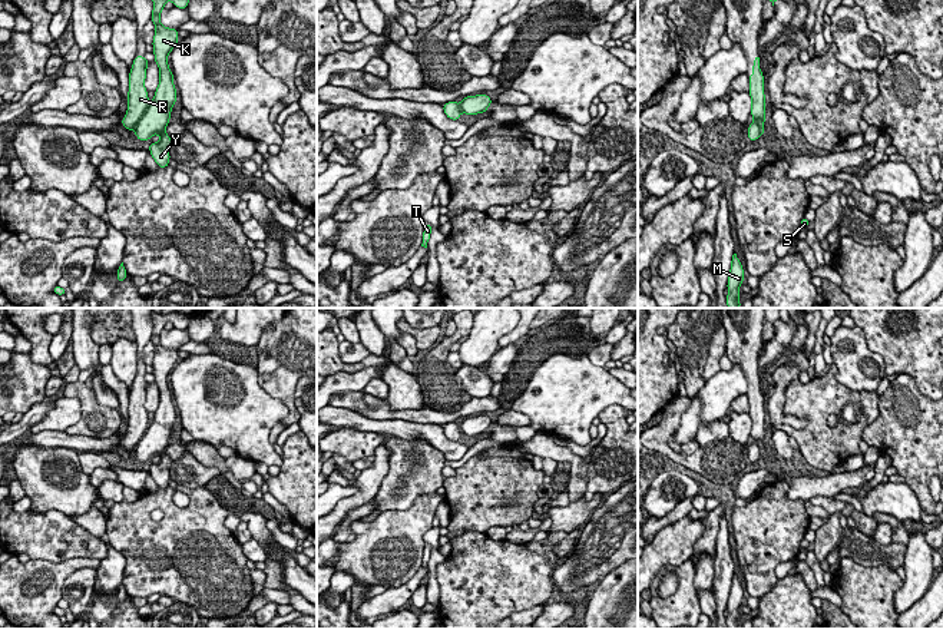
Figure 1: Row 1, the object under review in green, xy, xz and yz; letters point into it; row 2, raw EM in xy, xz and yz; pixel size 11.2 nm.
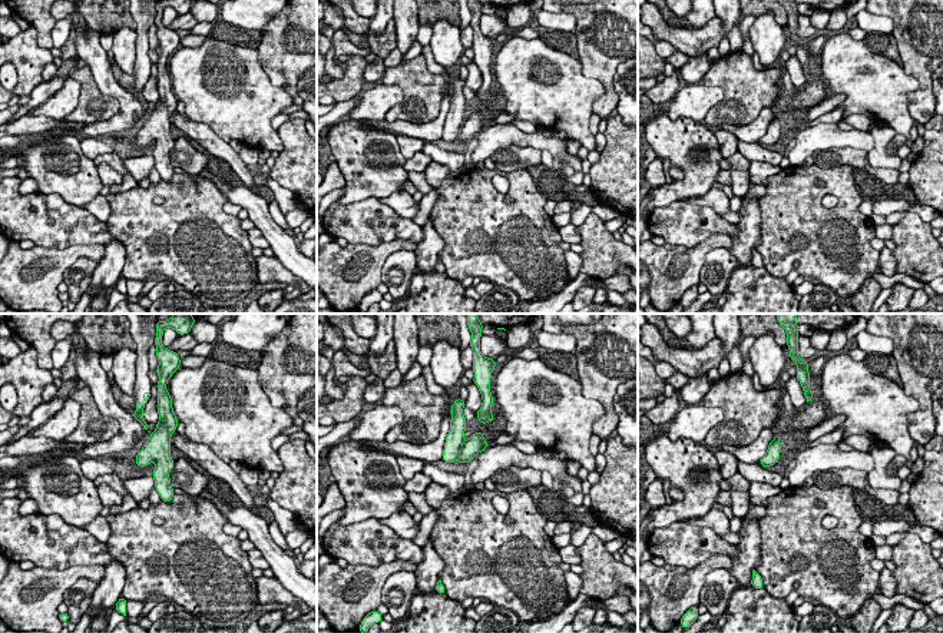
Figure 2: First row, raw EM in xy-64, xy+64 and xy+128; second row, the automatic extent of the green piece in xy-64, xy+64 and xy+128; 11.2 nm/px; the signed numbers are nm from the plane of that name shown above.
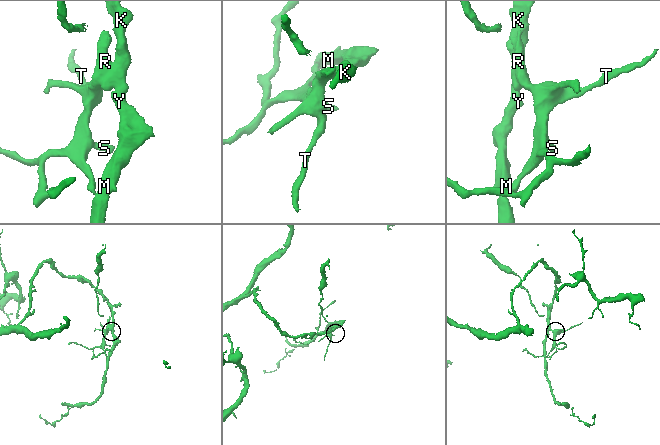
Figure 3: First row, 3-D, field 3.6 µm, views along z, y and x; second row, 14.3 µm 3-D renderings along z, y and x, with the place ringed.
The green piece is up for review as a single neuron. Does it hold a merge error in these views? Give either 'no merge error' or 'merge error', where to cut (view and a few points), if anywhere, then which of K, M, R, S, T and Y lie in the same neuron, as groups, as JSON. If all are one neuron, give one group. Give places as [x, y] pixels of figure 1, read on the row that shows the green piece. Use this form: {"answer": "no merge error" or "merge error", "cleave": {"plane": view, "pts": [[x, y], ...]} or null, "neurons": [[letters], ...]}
{"answer": "merge error", "cleave": {"plane": "xy", "pts": [[149, 105], [133, 128]]}, "neurons": [["K", "M", "Y"], ["R", "S", "T"]]}

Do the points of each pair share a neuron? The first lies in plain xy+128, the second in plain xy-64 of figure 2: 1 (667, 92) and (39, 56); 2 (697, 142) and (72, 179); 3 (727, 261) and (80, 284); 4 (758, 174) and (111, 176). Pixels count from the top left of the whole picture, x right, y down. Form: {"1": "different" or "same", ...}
{"1": "same", "2": "same", "3": "same", "4": "same"}

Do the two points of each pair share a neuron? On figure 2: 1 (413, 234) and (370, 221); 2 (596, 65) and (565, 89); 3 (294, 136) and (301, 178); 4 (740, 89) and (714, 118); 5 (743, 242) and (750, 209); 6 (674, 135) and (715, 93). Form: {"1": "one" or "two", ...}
{"1": "one", "2": "two", "3": "one", "4": "one", "5": "one", "6": "two"}

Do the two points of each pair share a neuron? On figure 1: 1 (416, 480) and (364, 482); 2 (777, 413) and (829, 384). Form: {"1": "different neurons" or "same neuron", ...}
{"1": "different neurons", "2": "different neurons"}

